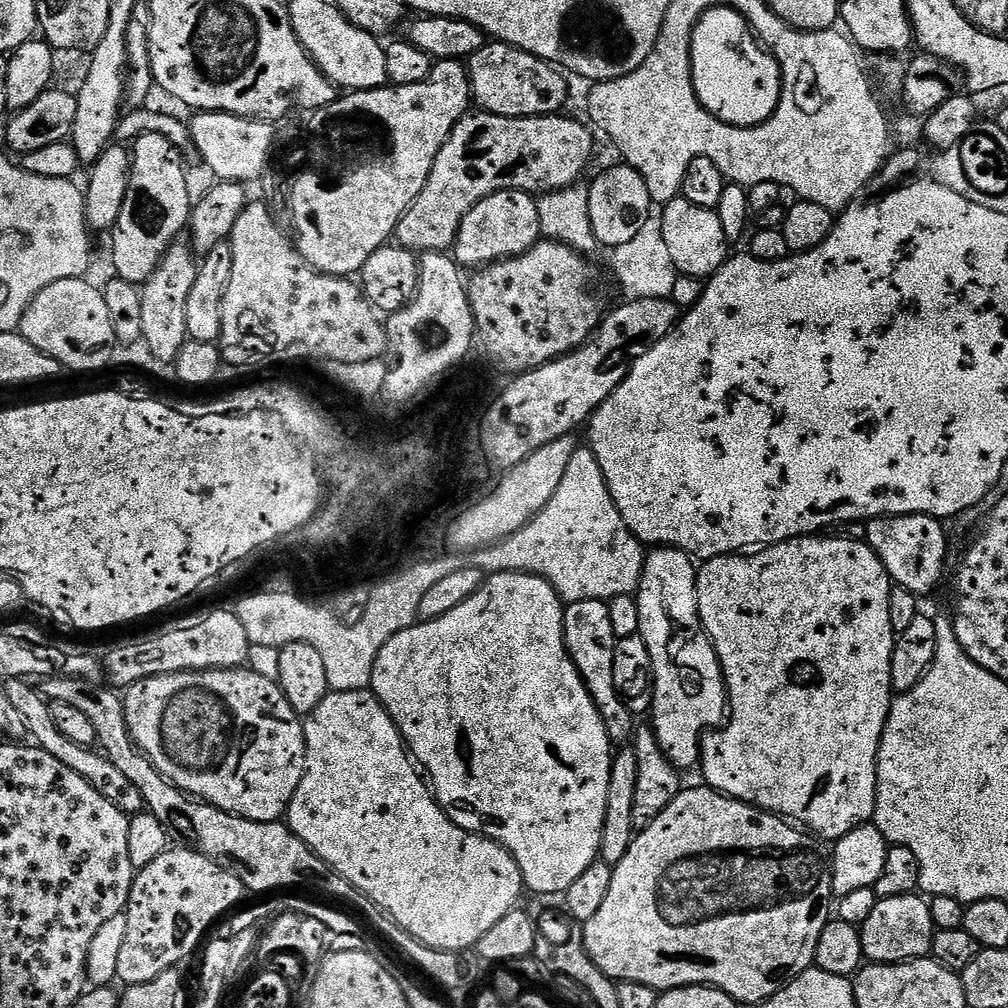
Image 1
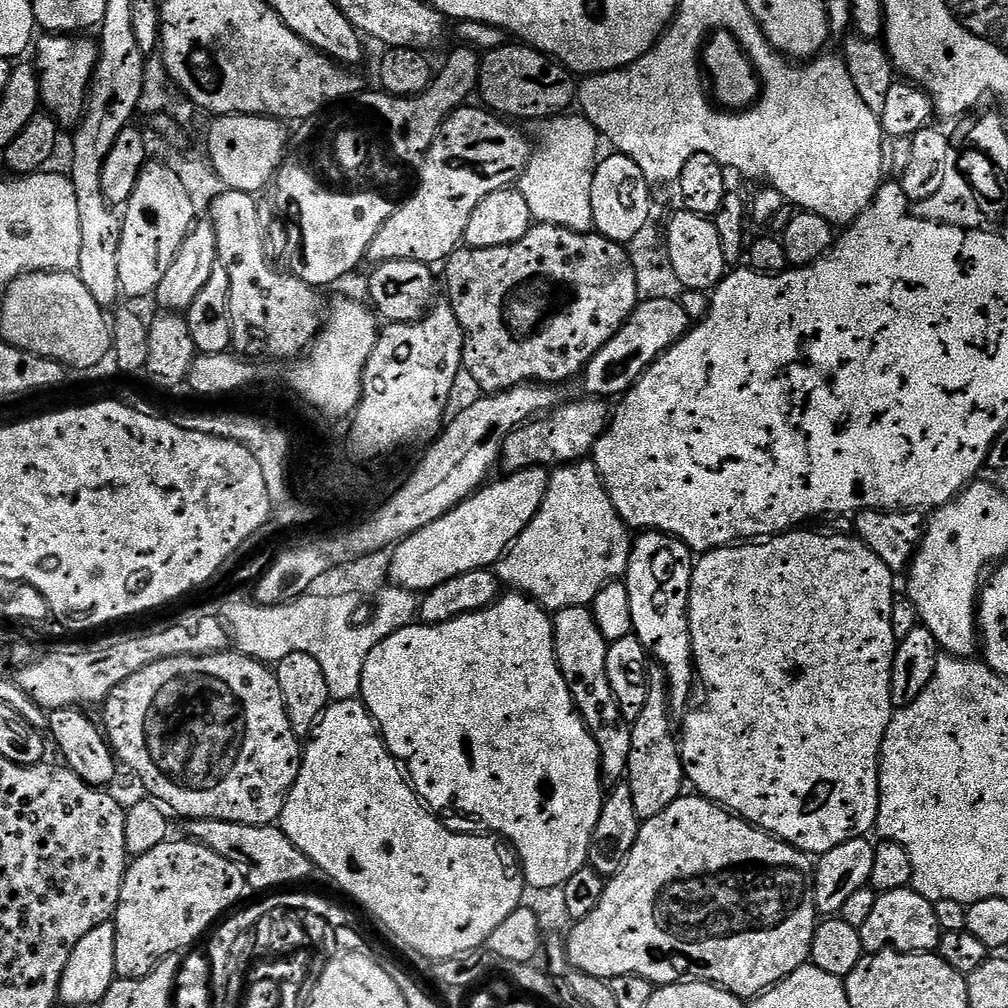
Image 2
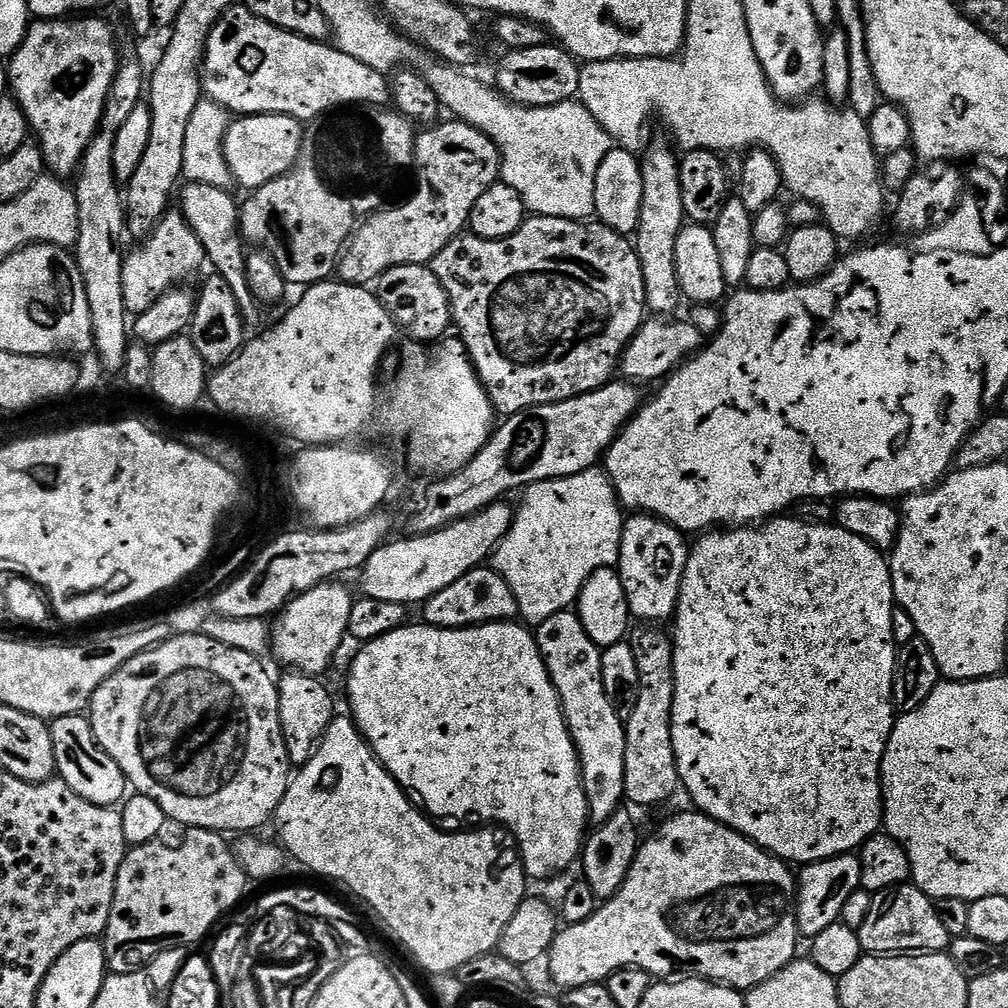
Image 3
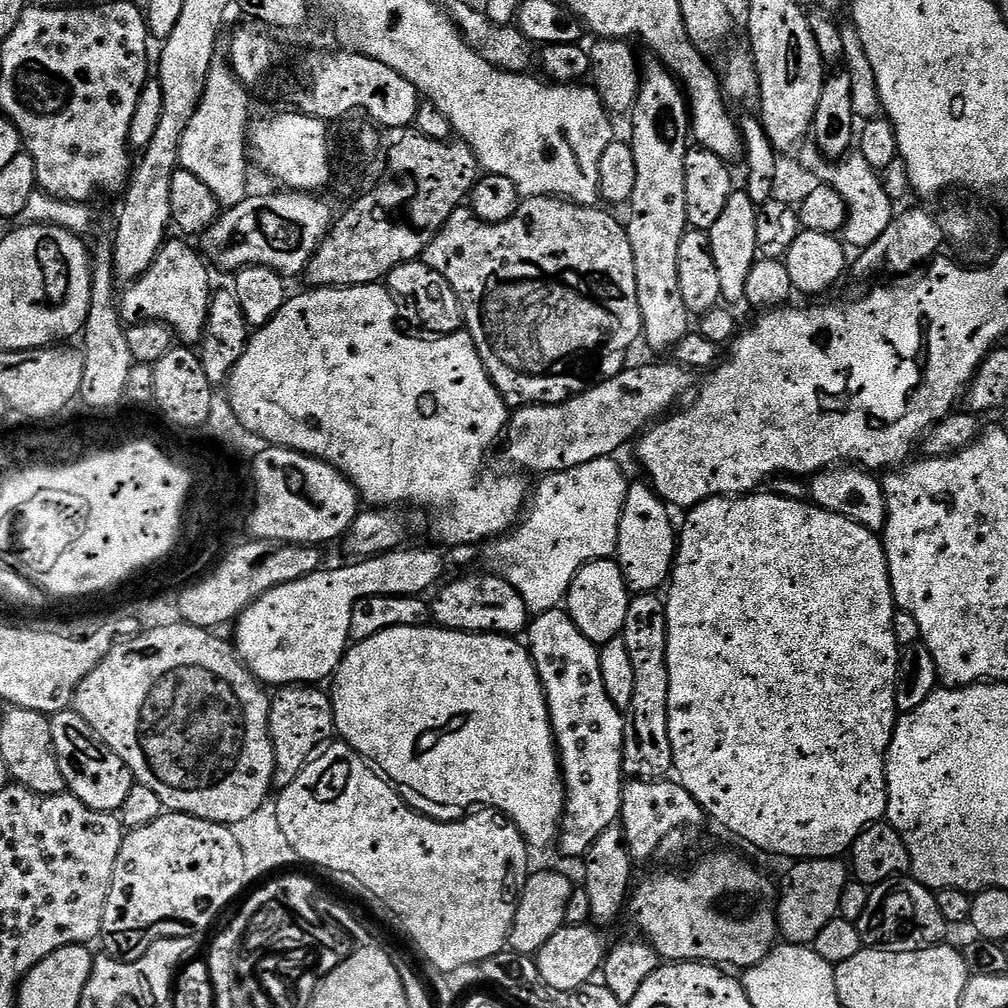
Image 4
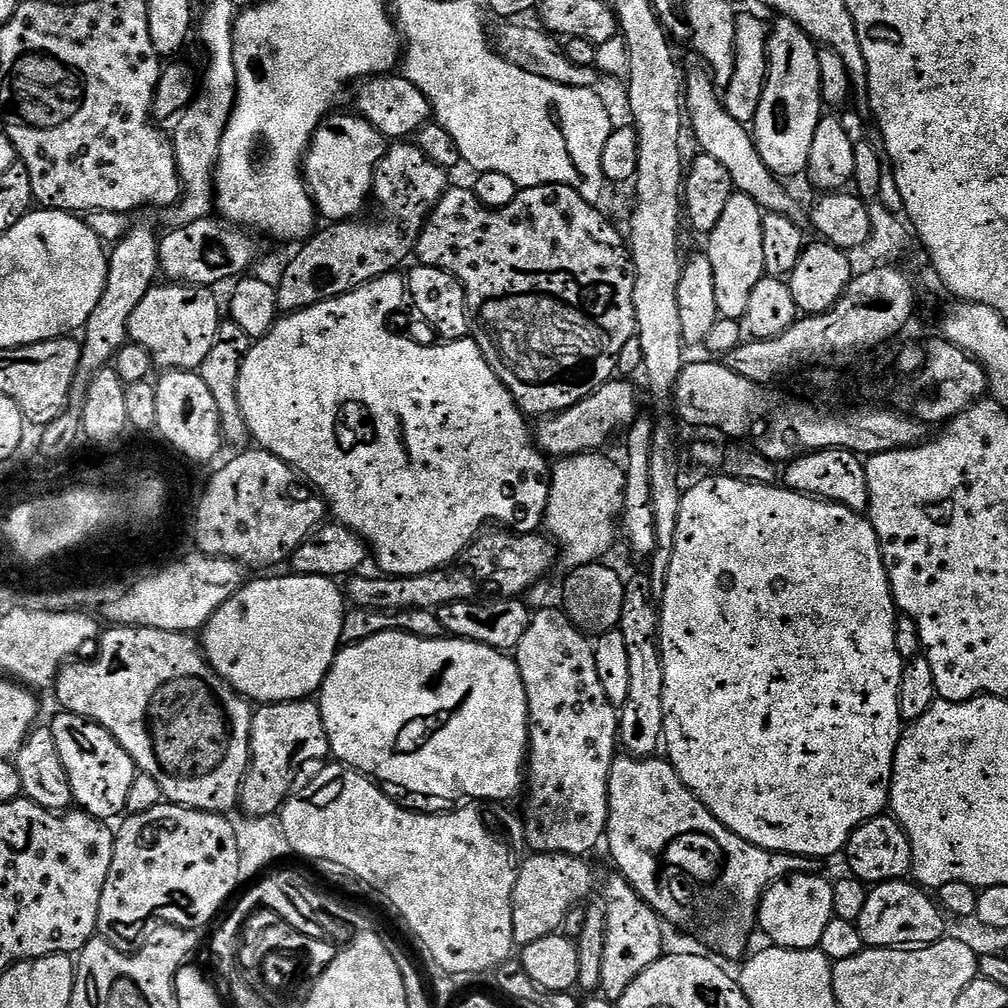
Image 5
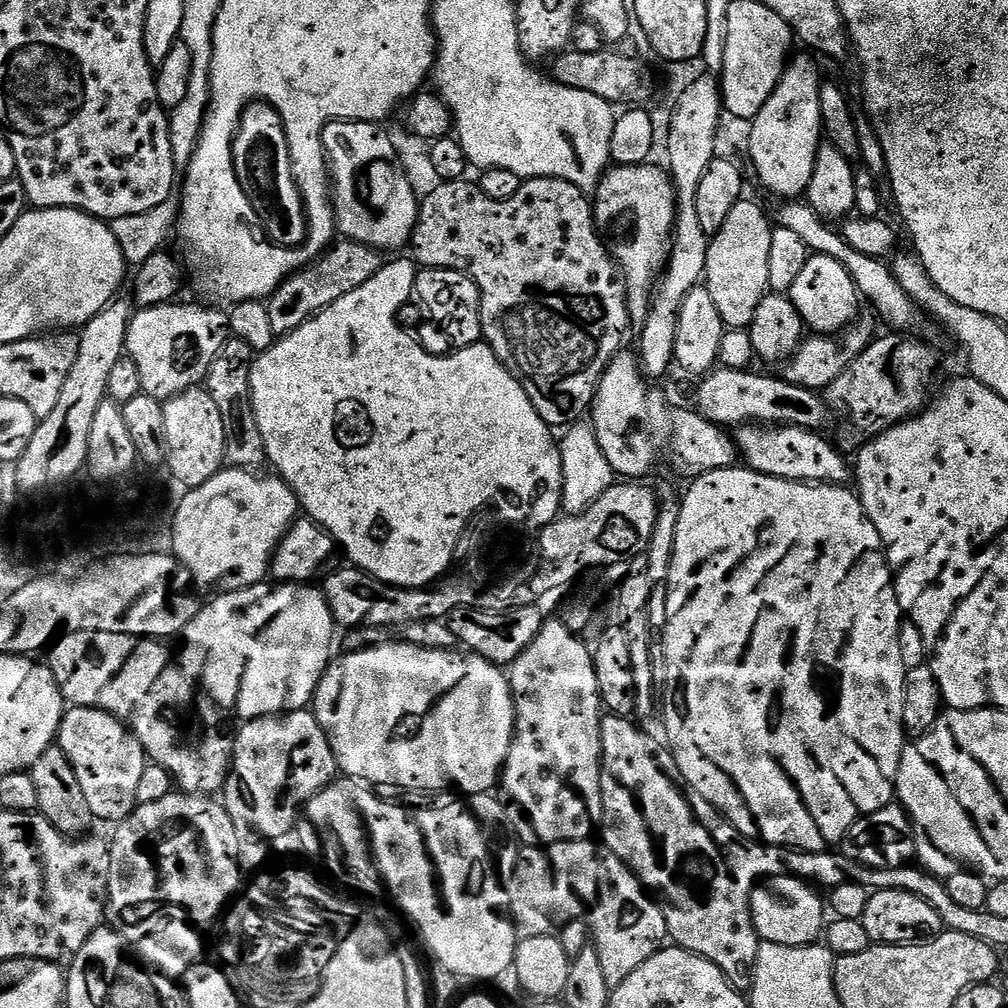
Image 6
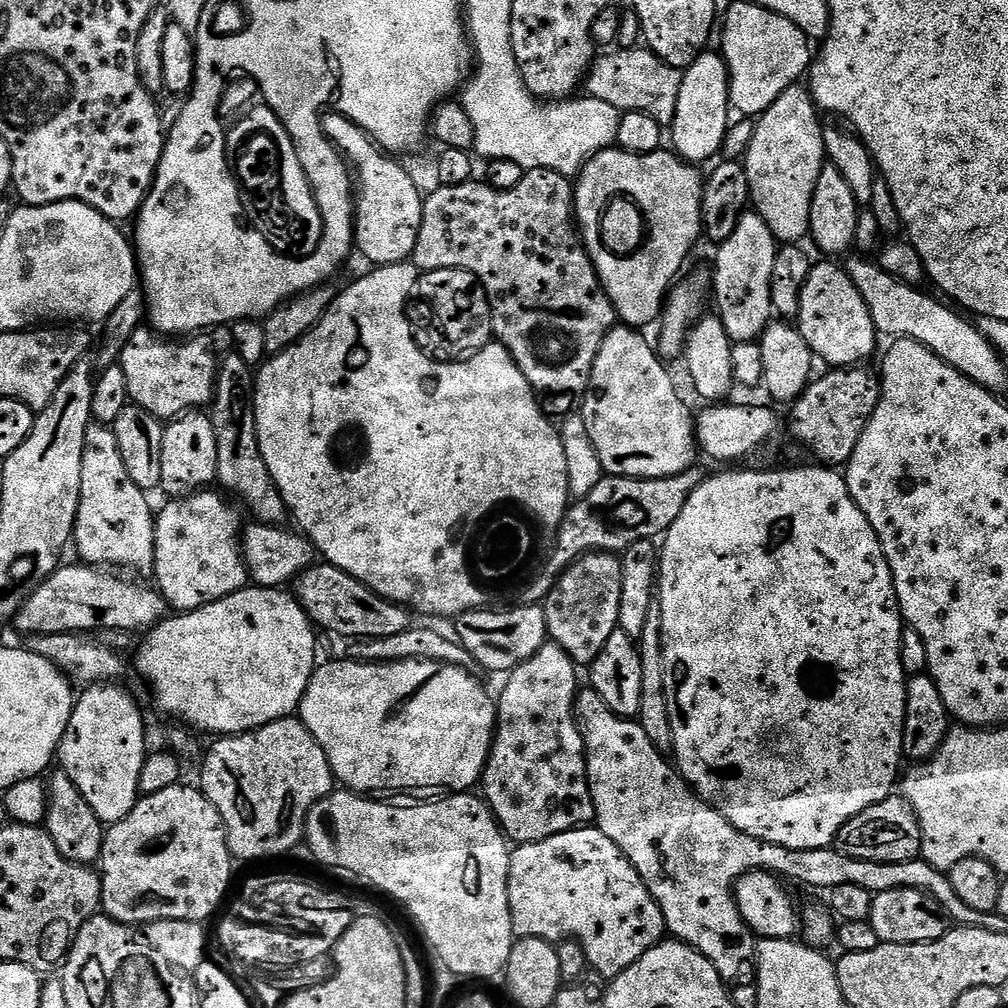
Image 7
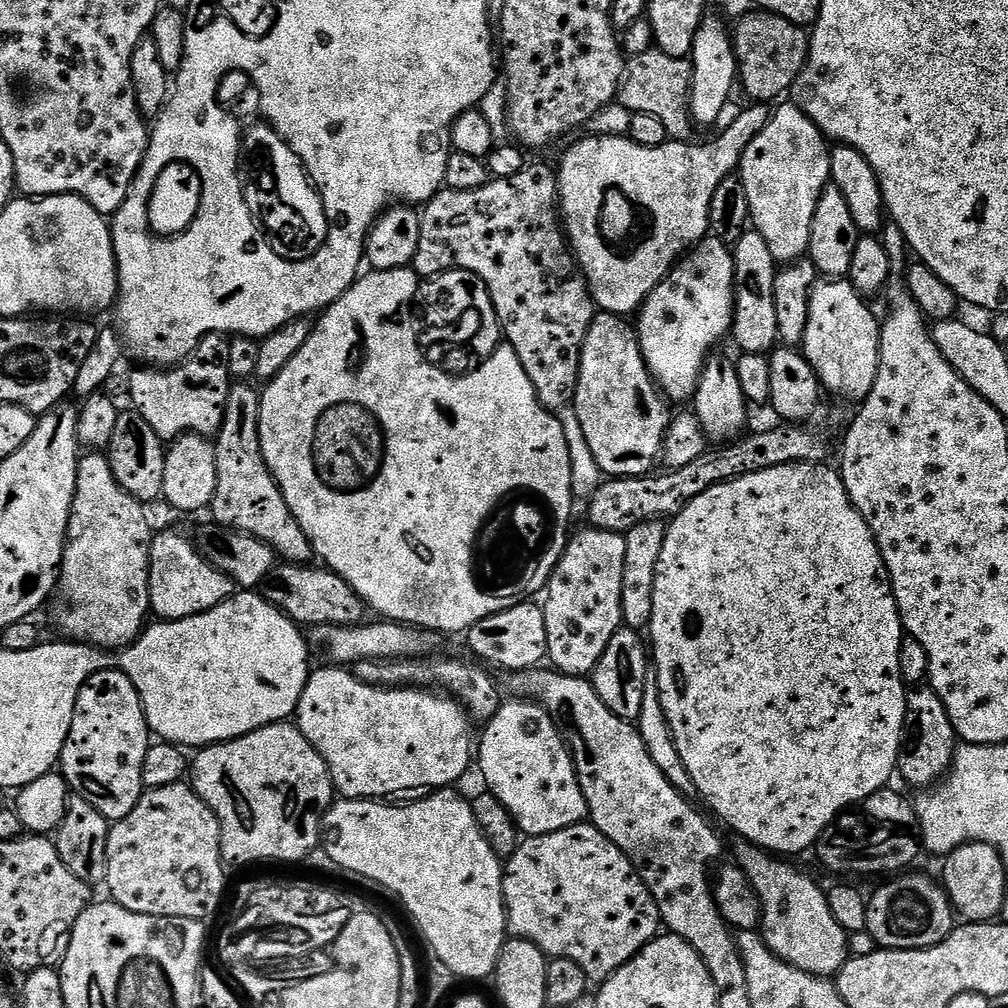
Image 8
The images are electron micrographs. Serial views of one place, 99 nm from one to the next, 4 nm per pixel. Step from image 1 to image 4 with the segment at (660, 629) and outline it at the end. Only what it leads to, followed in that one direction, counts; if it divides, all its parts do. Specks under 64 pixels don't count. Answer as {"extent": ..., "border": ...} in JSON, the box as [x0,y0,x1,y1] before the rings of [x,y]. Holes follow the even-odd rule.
{"extent":[614,483,678,593],"border":[[[629,483],[622,518],[618,522],[618,546],[614,559],[633,593],[659,593],[669,583],[678,543],[678,528],[672,525],[671,514],[669,505],[660,499],[651,484]]]}

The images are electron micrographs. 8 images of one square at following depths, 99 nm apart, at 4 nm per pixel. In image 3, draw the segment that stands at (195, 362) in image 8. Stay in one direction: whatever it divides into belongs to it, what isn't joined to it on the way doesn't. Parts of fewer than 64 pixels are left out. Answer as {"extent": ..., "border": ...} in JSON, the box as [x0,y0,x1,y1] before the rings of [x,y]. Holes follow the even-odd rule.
{"extent":[122,210,206,314],"border":[[[170,210],[156,223],[156,229],[139,241],[136,249],[124,257],[122,266],[122,298],[126,298],[126,310],[130,314],[139,314],[150,310],[162,294],[171,288],[183,285],[188,279],[206,264],[204,247],[188,225],[183,211]]]}

